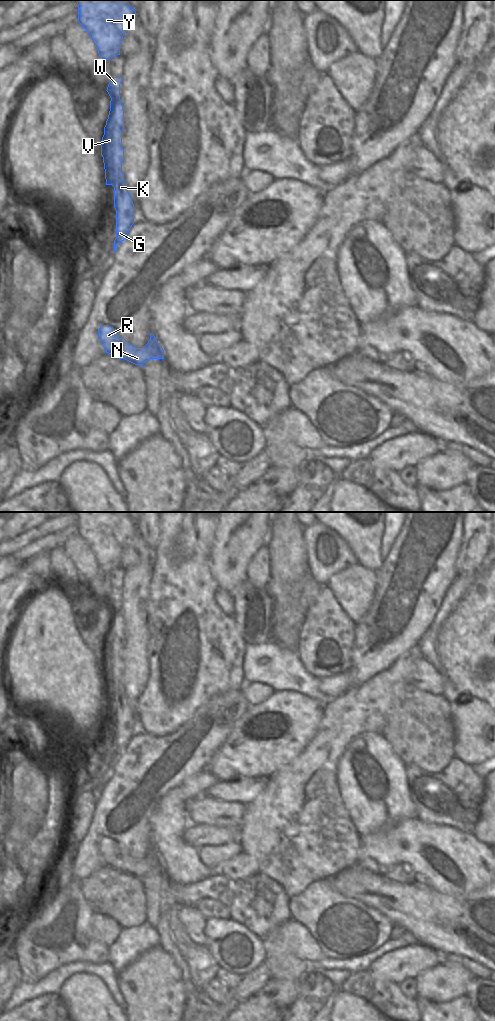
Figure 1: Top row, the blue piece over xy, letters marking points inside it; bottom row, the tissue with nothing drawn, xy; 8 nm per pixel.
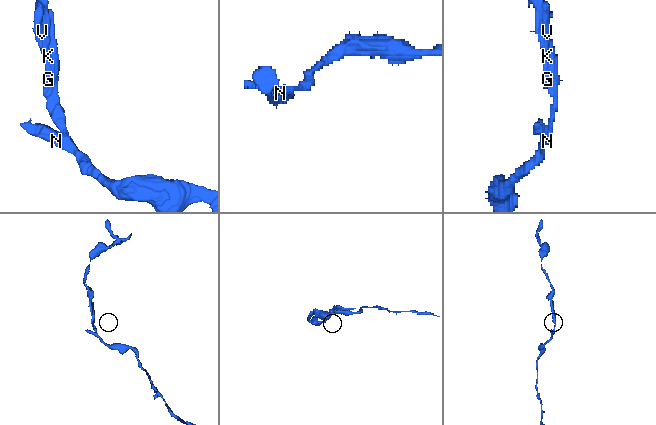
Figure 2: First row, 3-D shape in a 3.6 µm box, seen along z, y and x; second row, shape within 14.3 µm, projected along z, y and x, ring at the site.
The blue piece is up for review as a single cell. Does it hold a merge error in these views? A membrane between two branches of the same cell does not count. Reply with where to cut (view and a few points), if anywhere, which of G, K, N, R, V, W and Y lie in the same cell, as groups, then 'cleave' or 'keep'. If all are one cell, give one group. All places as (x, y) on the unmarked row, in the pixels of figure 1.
cut xy (145, 857), (154, 859), (162, 868); groups G K V W Y / N R; cleave

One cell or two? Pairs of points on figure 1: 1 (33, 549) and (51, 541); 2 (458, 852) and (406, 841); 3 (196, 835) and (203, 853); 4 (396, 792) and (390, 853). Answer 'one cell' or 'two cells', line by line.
1: one cell
2: one cell
3: two cells
4: two cells

